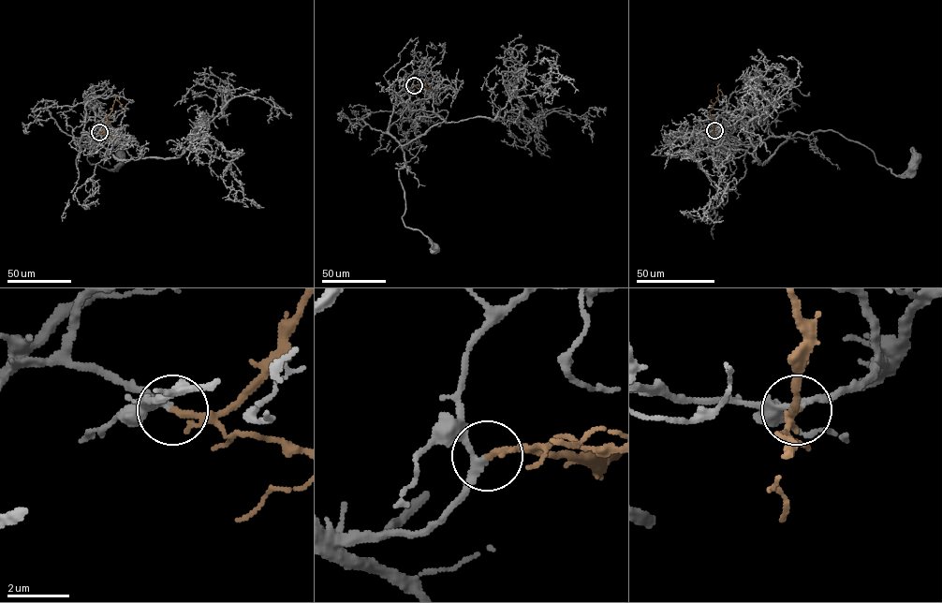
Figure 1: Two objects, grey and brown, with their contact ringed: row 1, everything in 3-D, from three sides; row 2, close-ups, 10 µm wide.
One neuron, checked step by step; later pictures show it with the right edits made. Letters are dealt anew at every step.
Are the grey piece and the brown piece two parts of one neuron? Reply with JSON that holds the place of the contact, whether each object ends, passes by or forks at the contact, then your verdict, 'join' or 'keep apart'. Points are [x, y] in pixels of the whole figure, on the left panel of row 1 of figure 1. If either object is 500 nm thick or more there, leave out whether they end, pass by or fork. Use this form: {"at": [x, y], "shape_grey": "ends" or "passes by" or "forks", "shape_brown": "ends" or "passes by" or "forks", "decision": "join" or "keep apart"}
{"at": [99, 132], "shape_grey": "passes by", "shape_brown": "ends", "decision": "join"}

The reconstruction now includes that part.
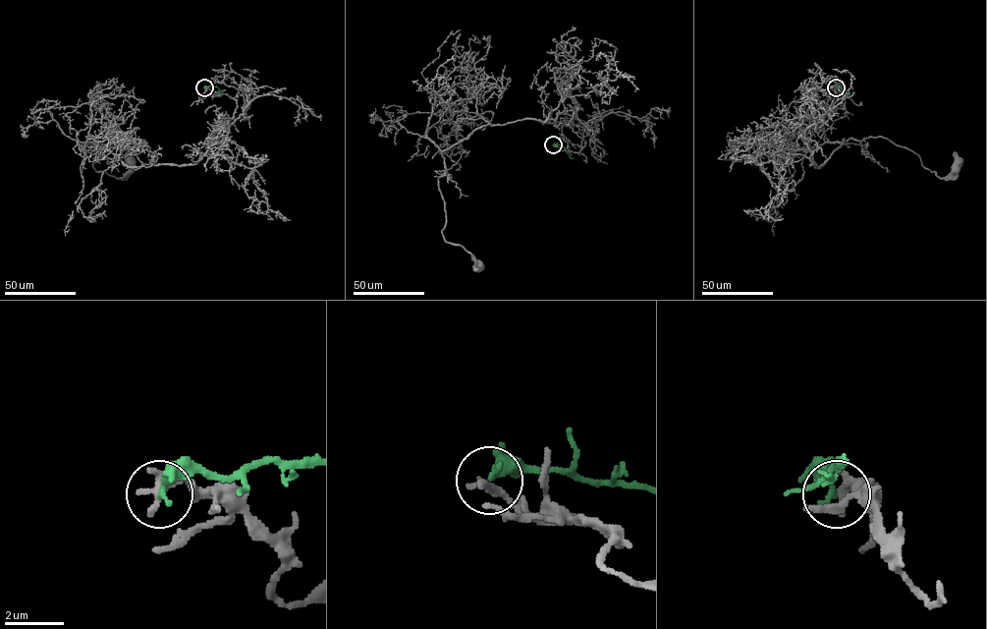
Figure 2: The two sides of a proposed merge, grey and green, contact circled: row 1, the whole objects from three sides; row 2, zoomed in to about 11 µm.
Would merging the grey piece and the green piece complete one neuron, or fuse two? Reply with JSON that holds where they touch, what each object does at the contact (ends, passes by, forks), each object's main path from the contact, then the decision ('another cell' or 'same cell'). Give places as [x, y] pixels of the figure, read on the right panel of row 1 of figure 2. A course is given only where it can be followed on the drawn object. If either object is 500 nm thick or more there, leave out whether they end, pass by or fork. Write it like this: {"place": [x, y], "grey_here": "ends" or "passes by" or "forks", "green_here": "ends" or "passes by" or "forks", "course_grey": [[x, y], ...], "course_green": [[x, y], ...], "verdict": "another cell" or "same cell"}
{"place": [836, 87], "grey_here": "ends", "green_here": "ends", "course_grey": [[836, 87], [844, 97], [829, 118], [806, 129], [809, 165], [871, 137], [913, 150], [940, 177], [958, 160]], "course_green": [[836, 87], [839, 85], [849, 94]], "verdict": "another cell"}

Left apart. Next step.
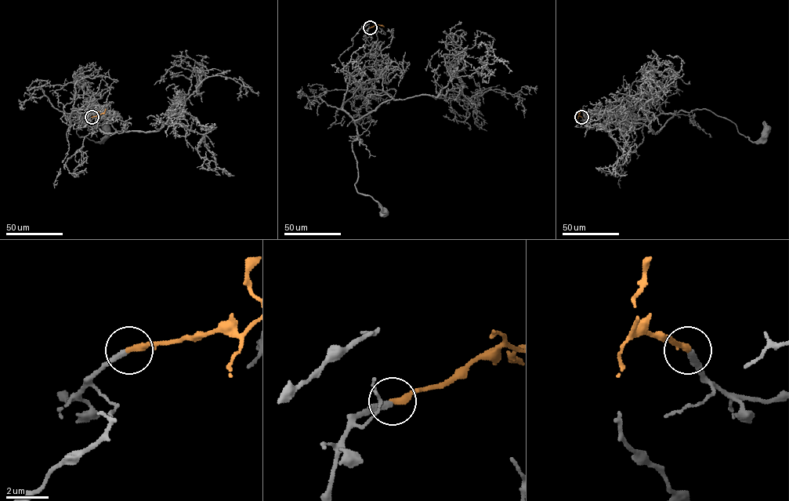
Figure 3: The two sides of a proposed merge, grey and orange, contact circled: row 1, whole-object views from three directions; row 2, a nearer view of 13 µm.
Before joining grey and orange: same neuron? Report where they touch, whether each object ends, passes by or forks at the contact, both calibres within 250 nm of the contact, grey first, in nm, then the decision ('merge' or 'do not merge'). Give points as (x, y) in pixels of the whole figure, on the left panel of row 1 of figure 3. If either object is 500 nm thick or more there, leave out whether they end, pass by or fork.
at (92, 117); grey ends there; orange ends there; 280 nm thick on the grey side, 320 nm on the other; merge

